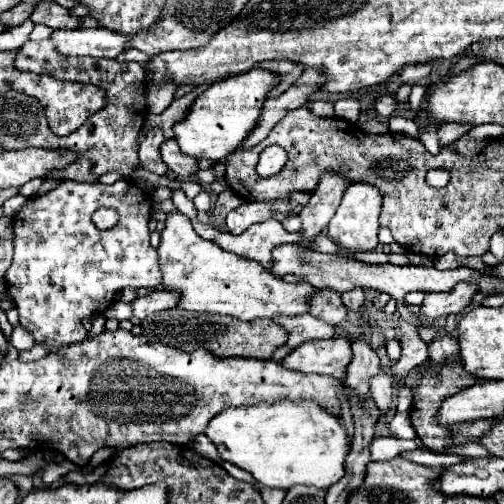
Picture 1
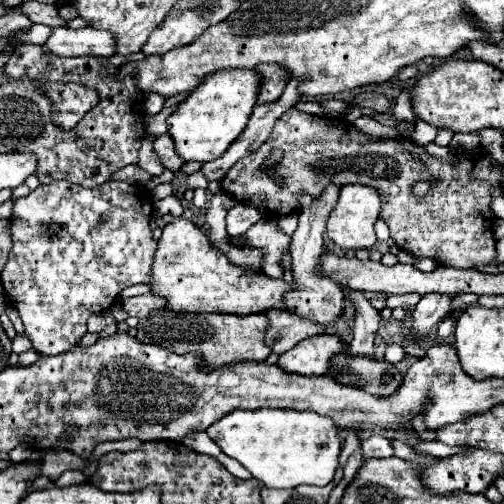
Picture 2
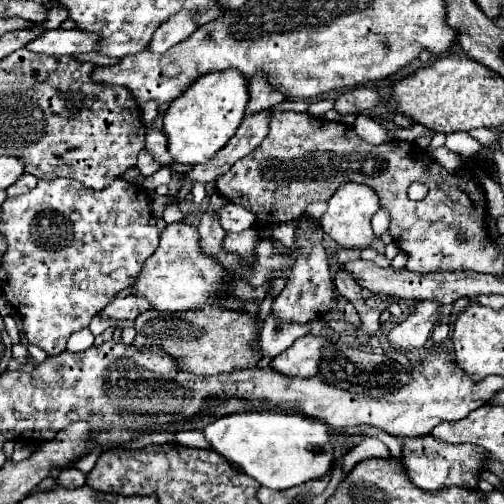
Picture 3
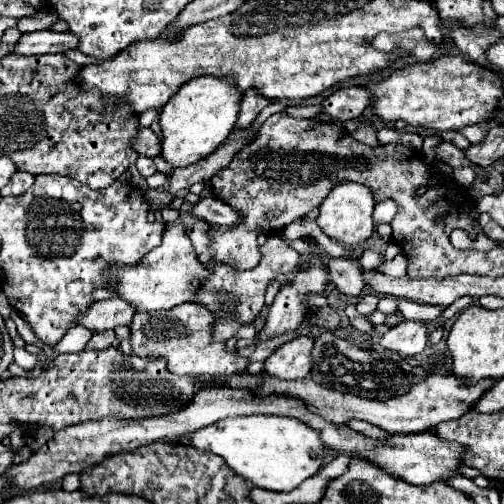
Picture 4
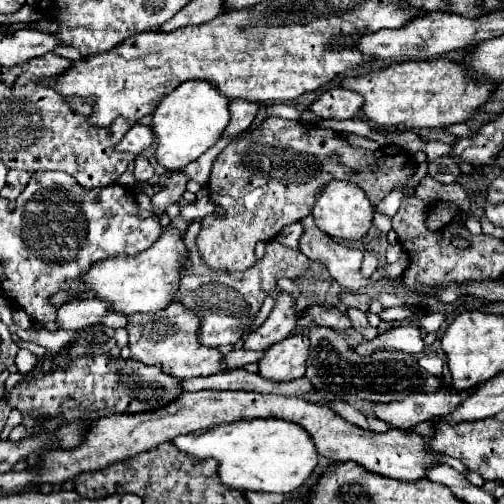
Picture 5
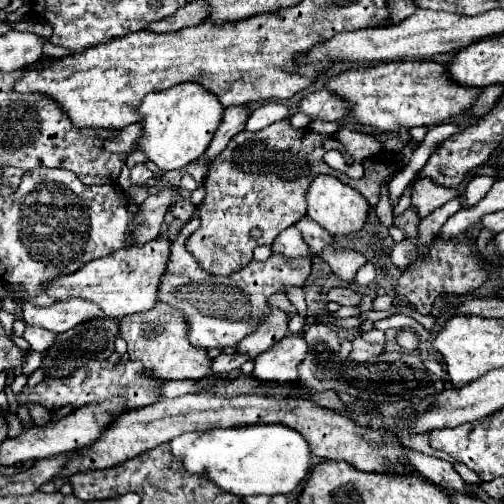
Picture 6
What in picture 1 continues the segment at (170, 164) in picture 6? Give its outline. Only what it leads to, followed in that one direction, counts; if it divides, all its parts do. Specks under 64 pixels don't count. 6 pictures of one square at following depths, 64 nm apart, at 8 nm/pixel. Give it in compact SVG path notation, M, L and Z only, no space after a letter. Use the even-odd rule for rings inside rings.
M252 68L244 74L232 74L224 80L210 84L188 108L186 116L174 124L174 134L180 150L192 158L222 160L248 136L254 128L260 108L266 100L268 90L278 84L278 76L262 68Z

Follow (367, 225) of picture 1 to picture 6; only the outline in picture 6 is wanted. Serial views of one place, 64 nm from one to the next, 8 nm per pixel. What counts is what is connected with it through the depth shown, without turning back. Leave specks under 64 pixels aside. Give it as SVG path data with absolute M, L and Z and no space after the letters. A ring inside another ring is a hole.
M320 174L310 182L308 192L306 192L306 204L308 204L306 214L314 222L318 222L324 230L328 230L332 236L354 234L356 230L362 228L362 224L366 220L366 214L368 214L368 202L360 196L360 192L356 192L348 184L340 182L334 176L328 176L328 174L326 176Z

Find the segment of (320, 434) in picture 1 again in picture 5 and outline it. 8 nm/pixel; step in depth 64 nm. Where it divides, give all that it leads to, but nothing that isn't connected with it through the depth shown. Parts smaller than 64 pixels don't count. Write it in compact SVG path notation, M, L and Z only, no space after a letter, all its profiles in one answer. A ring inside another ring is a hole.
M276 418L242 420L240 424L220 424L220 426L212 428L212 430L206 430L206 432L182 434L182 436L174 438L172 444L180 452L190 456L194 462L202 462L202 460L214 458L218 462L220 482L226 488L242 490L242 492L288 494L288 492L292 492L296 488L300 488L304 484L304 480L312 474L316 464L318 464L318 454L316 454L316 448L312 444L308 432L304 432L304 428L300 428L298 424L292 424L292 422L286 422L286 420L276 420Z

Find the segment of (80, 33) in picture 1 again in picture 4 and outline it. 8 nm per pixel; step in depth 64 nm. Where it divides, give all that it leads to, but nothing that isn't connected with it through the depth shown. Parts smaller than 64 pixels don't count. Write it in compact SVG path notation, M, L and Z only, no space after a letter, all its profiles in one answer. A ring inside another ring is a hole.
M40 30L40 32L22 34L22 38L14 46L12 54L16 54L16 56L38 56L38 54L66 52L70 48L76 48L76 36L72 36L70 32Z

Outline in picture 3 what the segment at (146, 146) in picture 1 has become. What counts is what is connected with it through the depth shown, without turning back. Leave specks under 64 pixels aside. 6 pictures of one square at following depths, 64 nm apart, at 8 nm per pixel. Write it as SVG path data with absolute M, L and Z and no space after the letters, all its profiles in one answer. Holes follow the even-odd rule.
M140 152L136 168L140 170L140 174L142 174L142 176L152 176L152 174L160 168L160 164L158 164L158 162L154 162L154 160L152 160L152 156L148 156L146 152Z

